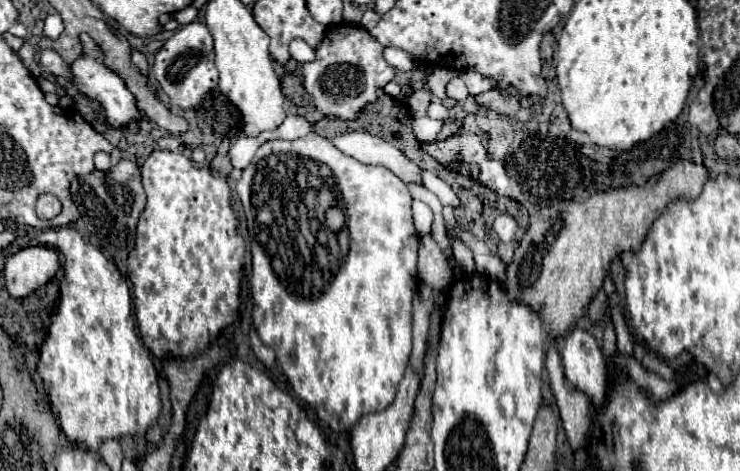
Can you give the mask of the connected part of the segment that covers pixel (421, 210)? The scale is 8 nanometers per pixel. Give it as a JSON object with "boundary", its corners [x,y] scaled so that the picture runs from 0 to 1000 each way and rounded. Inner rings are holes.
{"boundary":[[[559,427],[557,431],[557,452],[559,452],[559,478],[562,478],[565,495],[568,499],[581,499],[584,495],[584,473],[586,473],[584,444],[570,427]]]}

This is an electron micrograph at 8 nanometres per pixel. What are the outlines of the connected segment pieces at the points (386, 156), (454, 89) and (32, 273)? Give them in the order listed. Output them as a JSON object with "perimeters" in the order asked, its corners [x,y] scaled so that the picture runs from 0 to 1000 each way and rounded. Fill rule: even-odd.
{"perimeters":[[[[473,278],[451,291],[449,308],[486,346],[524,355],[532,372],[543,376],[546,389],[568,389],[568,355],[549,338],[543,321],[538,321],[535,312],[530,312],[508,287],[500,287],[495,278]]],[[[614,163],[614,168],[608,168],[608,176],[603,180],[603,202],[611,206],[611,210],[616,210],[616,214],[624,214],[624,210],[632,206],[632,189],[630,189],[630,180],[624,176],[622,163]]],[[[41,522],[8,550],[5,588],[11,622],[30,635],[54,611],[81,569],[78,539],[65,522]]]]}

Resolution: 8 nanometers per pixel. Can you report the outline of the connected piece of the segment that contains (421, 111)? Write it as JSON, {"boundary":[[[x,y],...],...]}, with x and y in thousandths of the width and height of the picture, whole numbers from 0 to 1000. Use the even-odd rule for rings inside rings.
{"boundary":[[[576,189],[562,193],[559,202],[554,202],[550,219],[554,223],[557,244],[576,244],[576,231],[578,231],[578,223],[581,223],[581,193],[576,193]]]}

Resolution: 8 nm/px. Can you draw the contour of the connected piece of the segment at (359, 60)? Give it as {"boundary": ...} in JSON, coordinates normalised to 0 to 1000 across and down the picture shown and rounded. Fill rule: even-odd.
{"boundary":[[[451,53],[441,62],[441,79],[435,83],[435,91],[427,104],[427,130],[408,138],[408,163],[411,163],[411,185],[422,206],[422,219],[427,223],[427,231],[435,244],[454,244],[459,253],[481,253],[486,244],[486,236],[508,214],[508,193],[516,189],[524,172],[532,168],[535,146],[527,142],[519,121],[516,121],[516,96],[486,53]]]}

